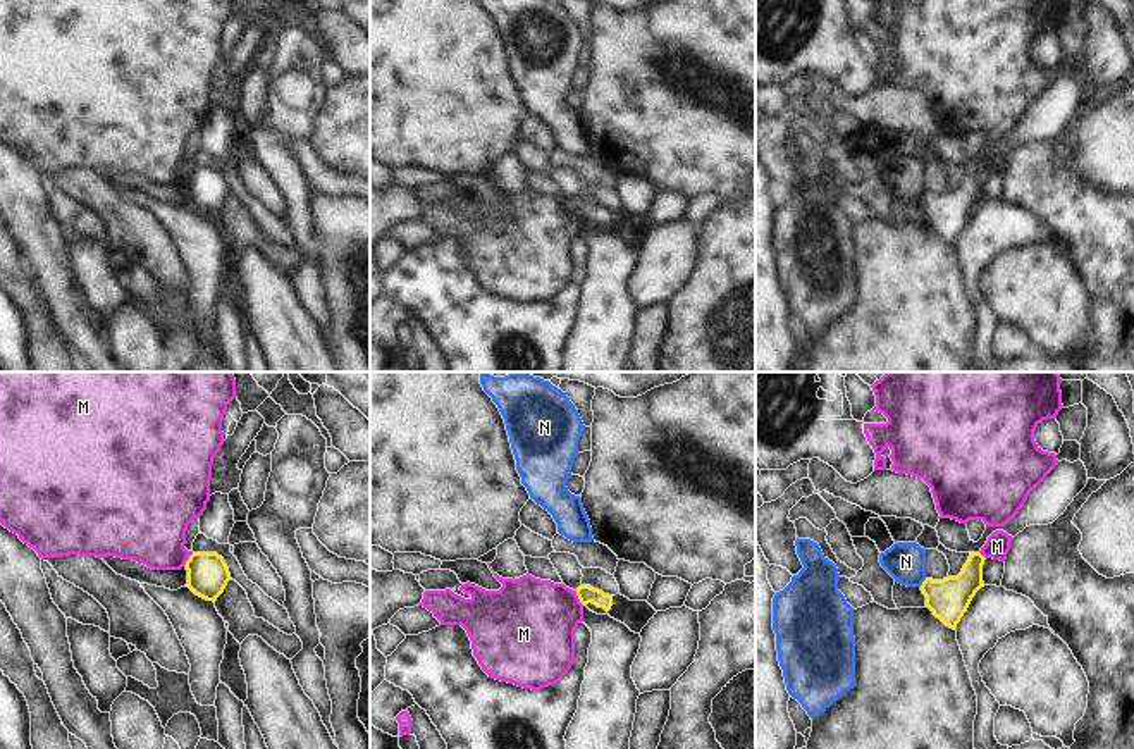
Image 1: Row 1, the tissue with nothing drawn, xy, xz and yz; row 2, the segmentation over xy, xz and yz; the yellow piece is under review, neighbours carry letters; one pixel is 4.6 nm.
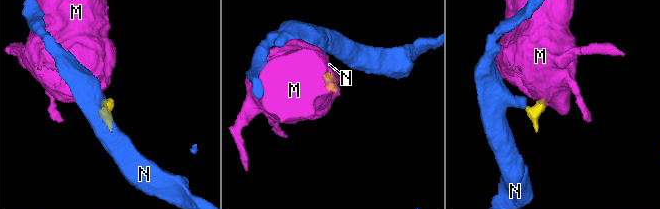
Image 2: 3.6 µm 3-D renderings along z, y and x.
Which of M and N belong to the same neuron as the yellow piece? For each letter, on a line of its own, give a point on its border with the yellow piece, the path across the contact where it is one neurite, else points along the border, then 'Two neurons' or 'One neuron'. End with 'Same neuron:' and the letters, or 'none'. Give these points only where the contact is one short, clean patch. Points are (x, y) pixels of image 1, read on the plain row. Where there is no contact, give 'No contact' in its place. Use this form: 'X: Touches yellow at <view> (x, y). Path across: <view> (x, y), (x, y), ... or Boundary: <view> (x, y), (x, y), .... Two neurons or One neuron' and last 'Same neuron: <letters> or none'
M: Touches yellow at xz (579, 212). Boundary: xz (575, 205), (584, 219). Two neurons
N: Touches yellow at yz (923, 197). Boundary: yz (926, 193), (919, 200). Two neurons
Same neuron: none

